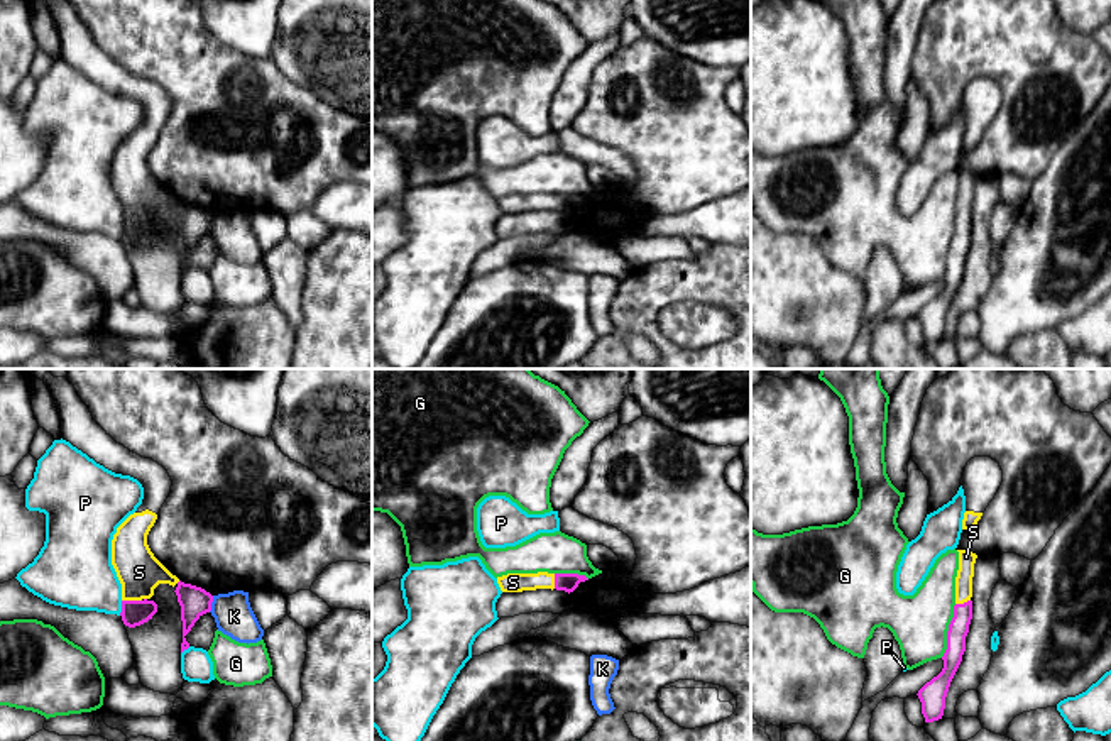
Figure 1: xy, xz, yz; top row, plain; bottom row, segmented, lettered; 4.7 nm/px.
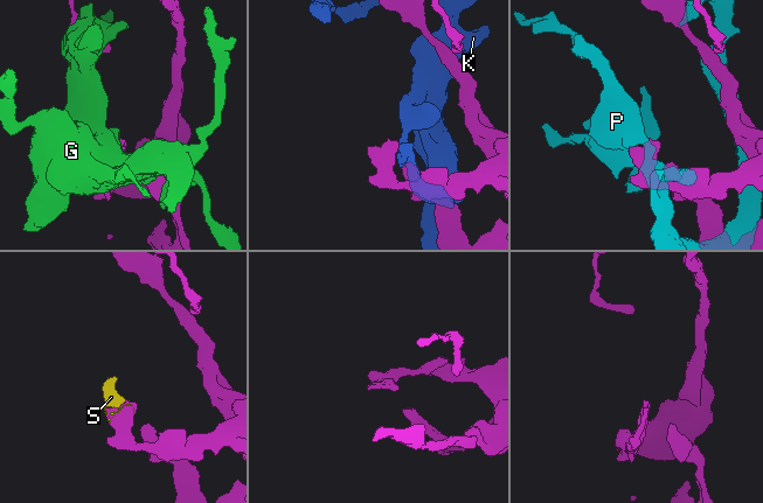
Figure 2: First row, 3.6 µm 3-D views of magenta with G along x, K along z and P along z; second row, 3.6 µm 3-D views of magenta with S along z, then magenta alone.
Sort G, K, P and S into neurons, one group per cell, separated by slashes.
G / K / P / S

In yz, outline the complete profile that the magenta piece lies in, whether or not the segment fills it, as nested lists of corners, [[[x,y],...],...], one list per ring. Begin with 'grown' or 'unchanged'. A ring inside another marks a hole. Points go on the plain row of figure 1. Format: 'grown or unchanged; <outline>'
grown; [[[971,171],[959,173],[959,191],[955,198],[955,227],[954,239],[947,252],[947,271],[942,277],[944,289],[942,293],[927,303],[918,311],[918,320],[922,323],[922,335],[925,343],[933,343],[942,340],[945,330],[945,318],[950,308],[950,303],[962,283],[966,272],[966,257],[969,254],[969,245],[972,240],[972,198],[974,184],[977,176]]]

